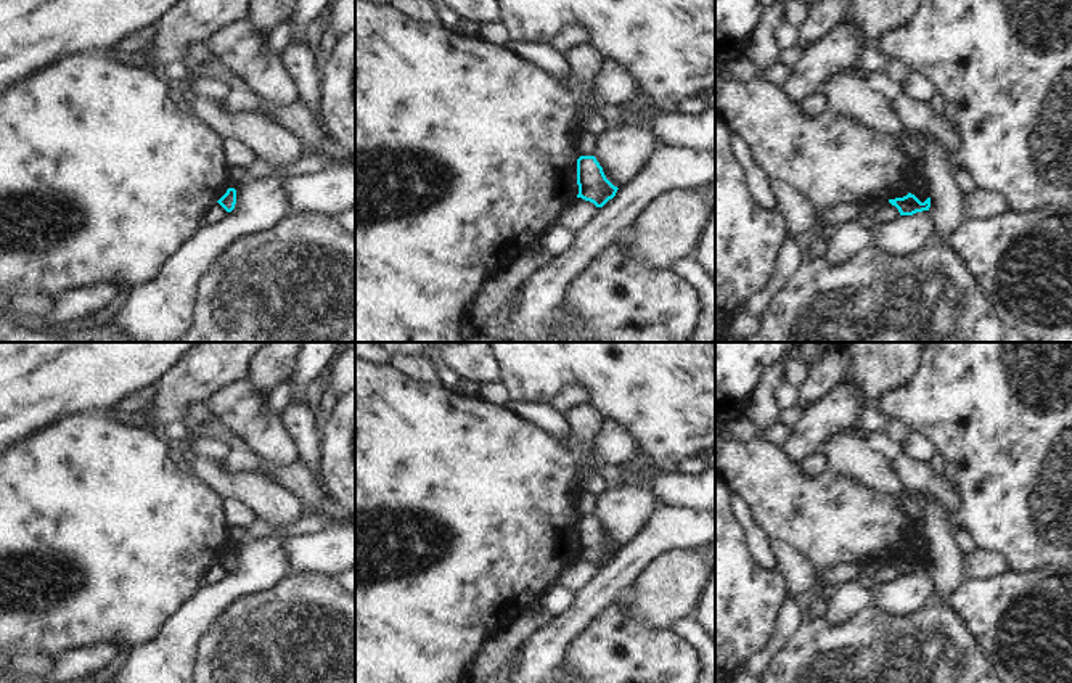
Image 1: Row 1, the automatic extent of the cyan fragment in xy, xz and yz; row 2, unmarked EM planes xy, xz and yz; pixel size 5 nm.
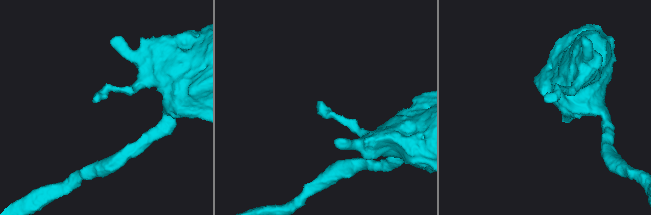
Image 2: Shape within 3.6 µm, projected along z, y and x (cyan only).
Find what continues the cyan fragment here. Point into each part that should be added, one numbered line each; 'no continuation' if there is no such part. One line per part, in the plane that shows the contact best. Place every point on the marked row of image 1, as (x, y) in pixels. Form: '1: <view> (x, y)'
no continuation

